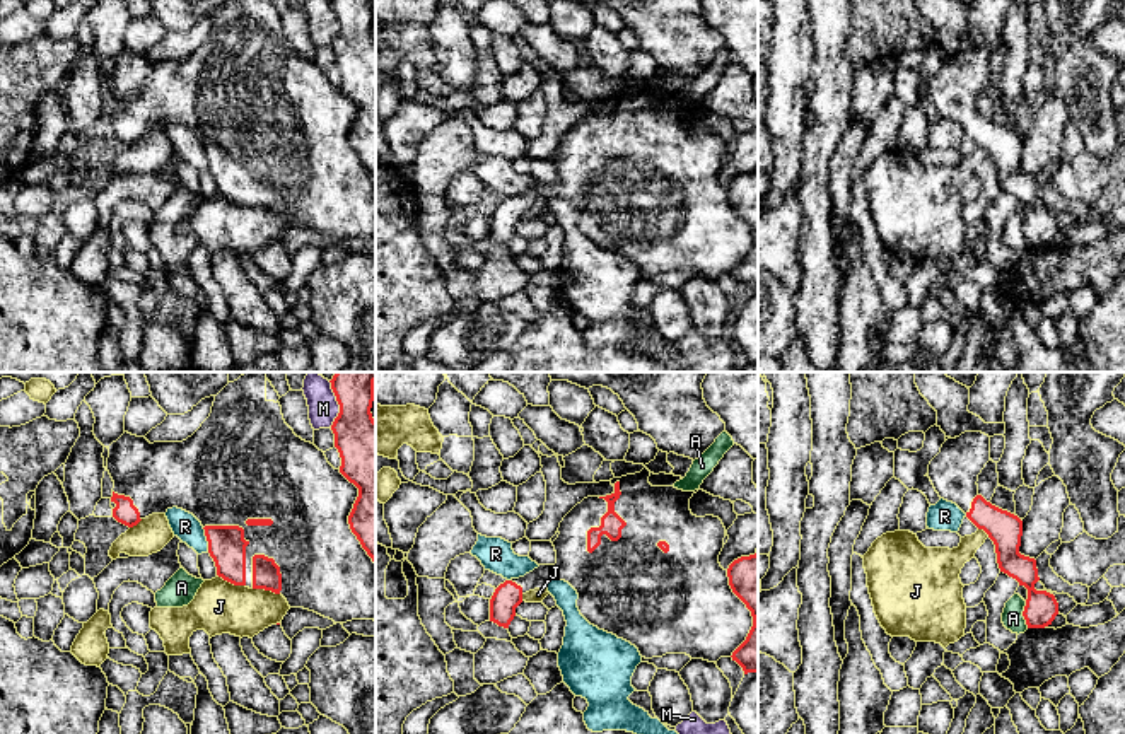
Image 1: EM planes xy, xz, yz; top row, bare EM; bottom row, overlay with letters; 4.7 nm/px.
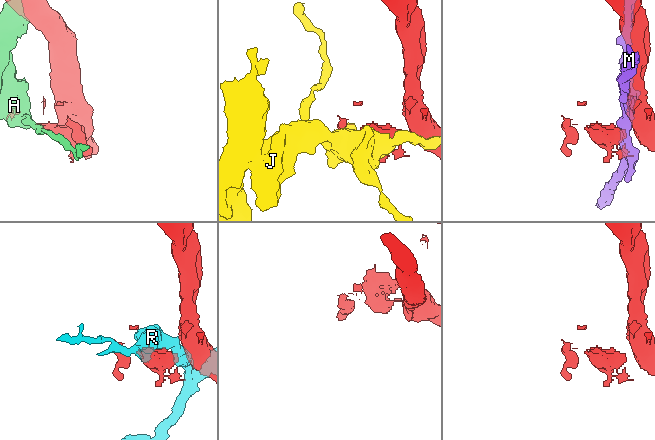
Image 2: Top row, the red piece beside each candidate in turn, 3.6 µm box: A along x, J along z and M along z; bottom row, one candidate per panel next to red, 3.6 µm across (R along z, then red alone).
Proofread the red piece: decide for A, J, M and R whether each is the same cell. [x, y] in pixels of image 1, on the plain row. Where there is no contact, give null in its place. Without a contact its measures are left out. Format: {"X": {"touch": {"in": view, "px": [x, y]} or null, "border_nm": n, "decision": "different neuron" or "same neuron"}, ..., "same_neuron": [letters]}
{"A": {"touch": {"in": "yz", "px": [1023, 233]}, "border_nm": 130, "decision": "different neuron"}, "J": {"touch": {"in": "xy", "px": [231, 200]}, "border_nm": 150, "decision": "different neuron"}, "M": {"touch": {"in": "xy", "px": [338, 21]}, "border_nm": 220, "decision": "different neuron"}, "R": {"touch": {"in": "xy", "px": [207, 157]}, "border_nm": 120, "decision": "different neuron"}, "same_neuron": []}

